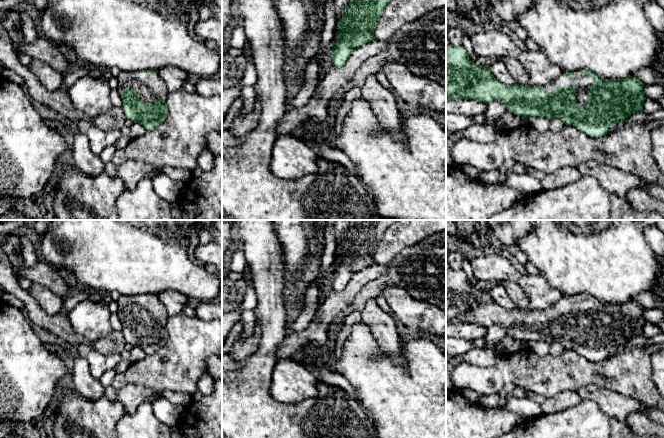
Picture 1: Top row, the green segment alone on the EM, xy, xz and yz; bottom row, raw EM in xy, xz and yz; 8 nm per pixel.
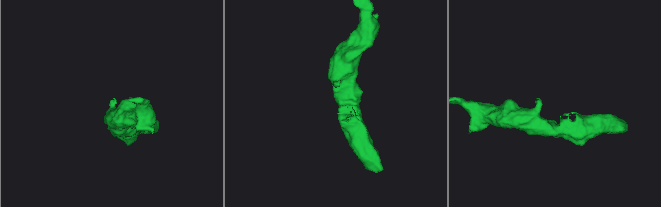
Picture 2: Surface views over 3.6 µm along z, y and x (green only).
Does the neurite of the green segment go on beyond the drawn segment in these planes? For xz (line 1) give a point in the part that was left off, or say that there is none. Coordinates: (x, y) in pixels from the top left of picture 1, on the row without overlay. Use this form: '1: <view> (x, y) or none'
1: none

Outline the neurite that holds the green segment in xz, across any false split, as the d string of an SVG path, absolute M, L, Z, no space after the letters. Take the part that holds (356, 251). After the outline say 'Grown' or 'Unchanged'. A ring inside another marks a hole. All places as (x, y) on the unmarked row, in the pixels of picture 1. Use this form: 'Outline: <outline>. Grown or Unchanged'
Outline: M350 220L342 242L337 245L337 266L330 276L333 290L343 291L354 273L375 263L377 245L386 230L397 221Z. Unchanged

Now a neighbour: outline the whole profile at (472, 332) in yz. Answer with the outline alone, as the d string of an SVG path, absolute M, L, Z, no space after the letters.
M459 323L452 326L446 325L446 335L454 338L464 338L470 341L476 341L484 338L487 328L470 323Z

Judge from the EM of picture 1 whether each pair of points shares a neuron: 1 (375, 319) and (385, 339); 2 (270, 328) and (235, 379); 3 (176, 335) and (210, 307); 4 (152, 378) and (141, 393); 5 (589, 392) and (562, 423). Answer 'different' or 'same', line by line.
1: same
2: same
3: different
4: different
5: different

